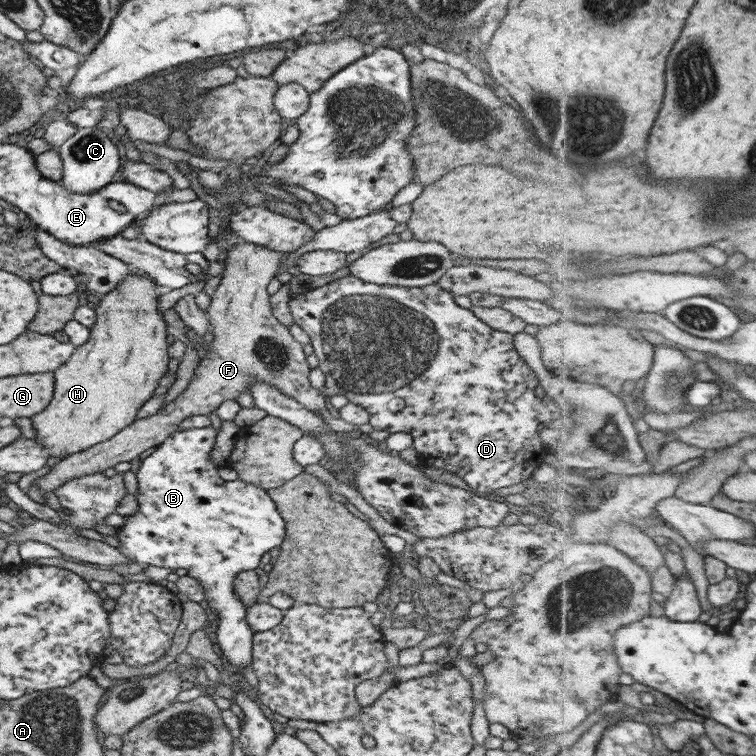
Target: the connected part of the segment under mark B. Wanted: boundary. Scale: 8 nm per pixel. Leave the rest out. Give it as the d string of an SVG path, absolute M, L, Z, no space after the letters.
M212 425L188 430L174 431L160 443L157 450L146 457L137 472L138 512L127 516L126 524L118 528L118 551L130 561L142 566L153 565L172 569L183 568L204 589L204 597L211 610L216 612L219 622L216 631L218 646L228 664L236 670L244 670L252 663L253 634L247 623L247 607L234 594L234 579L240 573L259 567L264 554L280 547L286 536L286 524L280 517L275 502L266 490L250 487L235 481L223 480L218 475L219 467L209 457L217 439L217 430Z

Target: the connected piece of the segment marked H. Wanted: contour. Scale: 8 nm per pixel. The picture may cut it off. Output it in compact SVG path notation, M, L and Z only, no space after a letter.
M135 266L129 267L133 273L112 292L104 294L96 306L94 312L97 319L90 329L88 342L76 347L68 362L54 371L55 389L49 405L31 418L36 430L35 441L49 450L50 457L82 452L99 442L110 440L130 426L137 419L139 408L153 396L160 377L168 370L170 356L166 336L169 332L163 319L164 312L159 312L156 304L158 284L147 274L136 270Z

